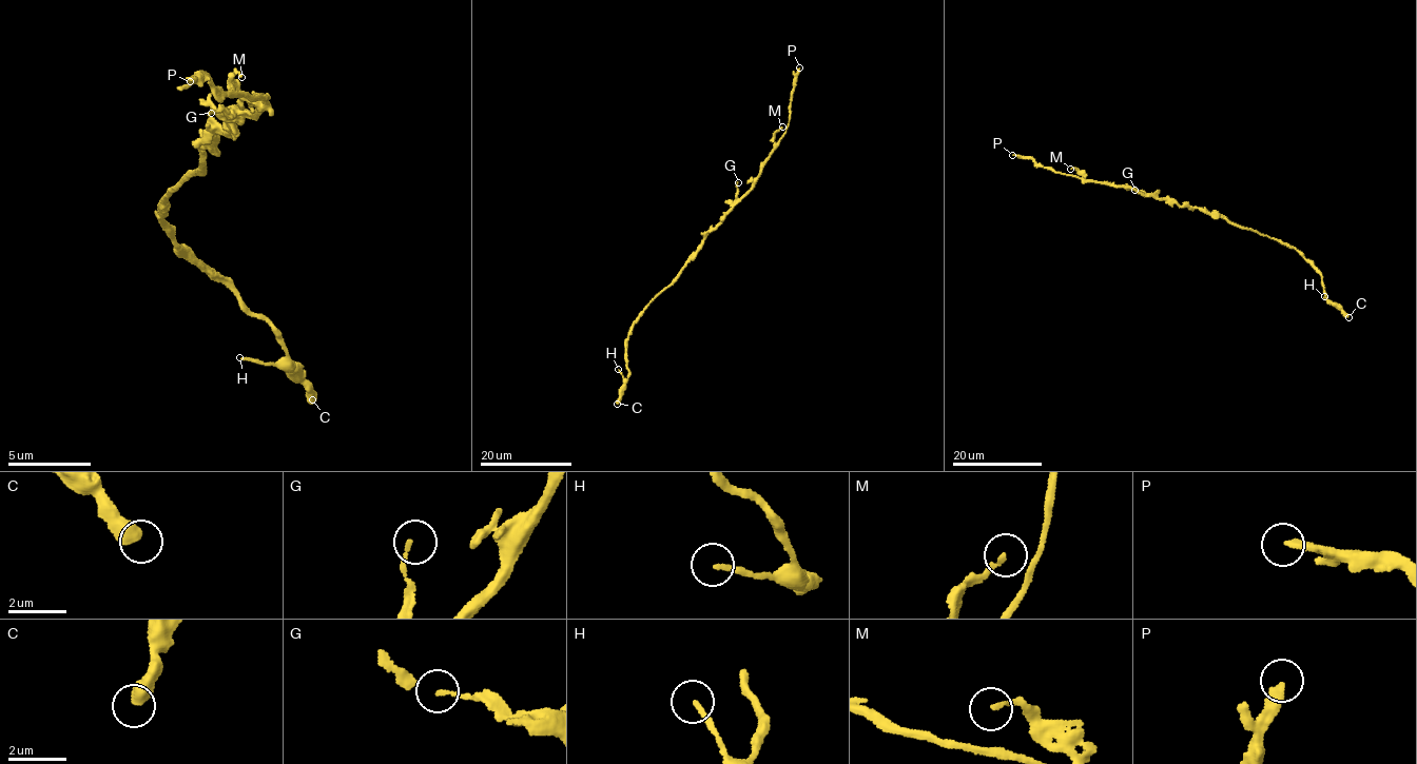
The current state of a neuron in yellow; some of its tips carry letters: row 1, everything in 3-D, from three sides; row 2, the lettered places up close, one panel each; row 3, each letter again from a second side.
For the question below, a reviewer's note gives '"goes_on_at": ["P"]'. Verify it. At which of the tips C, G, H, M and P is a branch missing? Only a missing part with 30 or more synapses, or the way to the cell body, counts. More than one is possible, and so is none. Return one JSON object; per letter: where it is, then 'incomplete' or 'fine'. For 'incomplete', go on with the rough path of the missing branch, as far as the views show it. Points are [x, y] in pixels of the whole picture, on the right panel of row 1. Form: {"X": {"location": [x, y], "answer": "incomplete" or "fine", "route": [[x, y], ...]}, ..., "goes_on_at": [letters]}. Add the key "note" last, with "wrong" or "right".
{"C": {"location": [1348, 317], "answer": "fine"}, "G": {"location": [1134, 190], "answer": "fine"}, "H": {"location": [1324, 296], "answer": "incomplete", "route": [[1324, 296], [1304, 297], [1279, 289], [1263, 302], [1241, 301], [1231, 311], [1224, 313]]}, "M": {"location": [1070, 169], "answer": "fine"}, "P": {"location": [1012, 155], "answer": "incomplete"}, "goes_on_at": ["H", "P"], "note": "wrong"}

